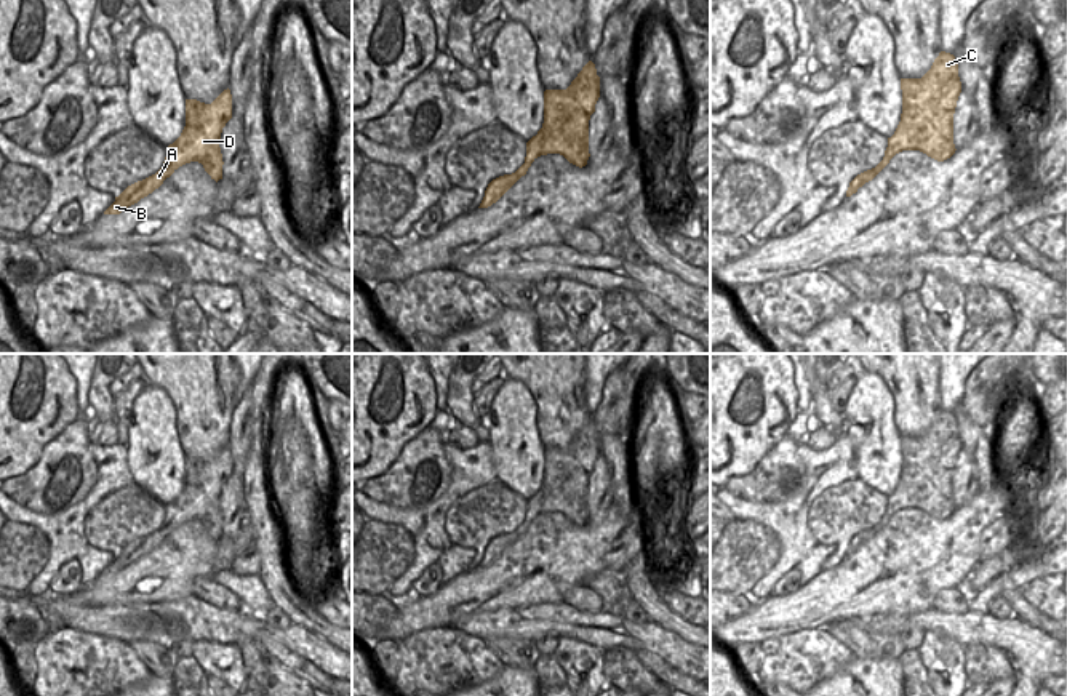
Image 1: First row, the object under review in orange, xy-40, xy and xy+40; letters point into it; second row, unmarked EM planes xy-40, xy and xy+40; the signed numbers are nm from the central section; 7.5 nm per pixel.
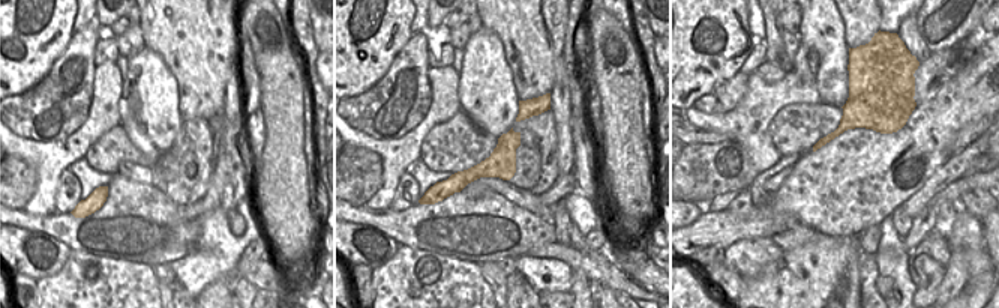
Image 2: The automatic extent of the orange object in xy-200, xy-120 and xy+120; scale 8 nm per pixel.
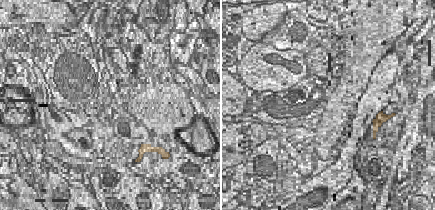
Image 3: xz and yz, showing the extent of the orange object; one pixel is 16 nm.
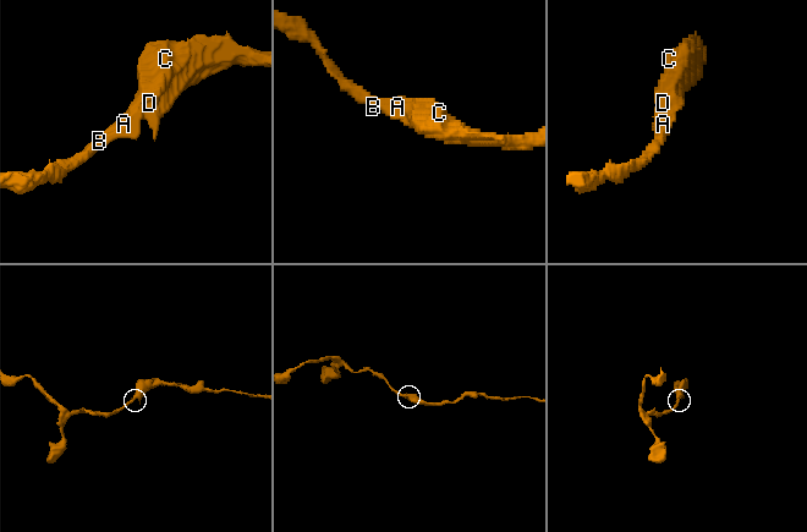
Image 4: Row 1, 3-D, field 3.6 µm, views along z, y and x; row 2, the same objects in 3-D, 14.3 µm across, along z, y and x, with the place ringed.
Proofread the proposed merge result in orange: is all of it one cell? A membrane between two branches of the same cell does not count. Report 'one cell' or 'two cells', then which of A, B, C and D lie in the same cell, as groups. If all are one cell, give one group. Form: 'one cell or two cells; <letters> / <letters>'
one cell; A B C D

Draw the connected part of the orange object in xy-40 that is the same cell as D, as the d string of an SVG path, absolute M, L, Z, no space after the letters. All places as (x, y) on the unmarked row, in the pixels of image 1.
M224 448L211 462L186 458L186 485L181 494L166 506L163 525L152 534L128 544L104 573L120 573L128 565L158 547L179 525L198 520L216 541L222 538L219 498L232 477L232 453Z

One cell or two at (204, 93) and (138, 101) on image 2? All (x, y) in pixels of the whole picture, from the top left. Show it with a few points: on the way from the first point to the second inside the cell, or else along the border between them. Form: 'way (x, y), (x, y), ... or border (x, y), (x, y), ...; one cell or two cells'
border (164, 63), (176, 80), (177, 110), (183, 119); two cells

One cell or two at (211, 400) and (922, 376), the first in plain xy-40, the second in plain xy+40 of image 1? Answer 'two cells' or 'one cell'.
one cell

